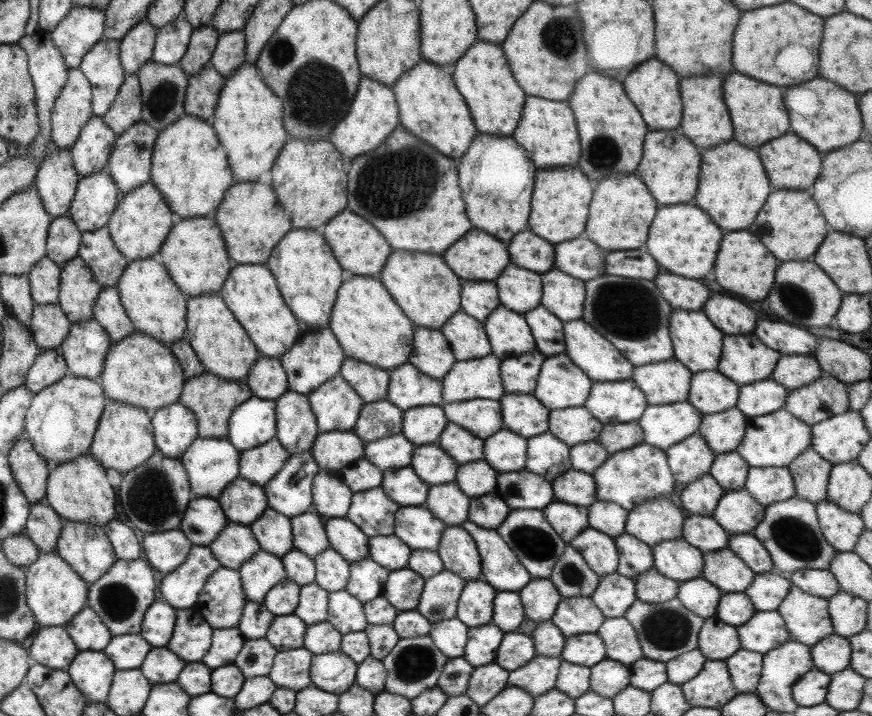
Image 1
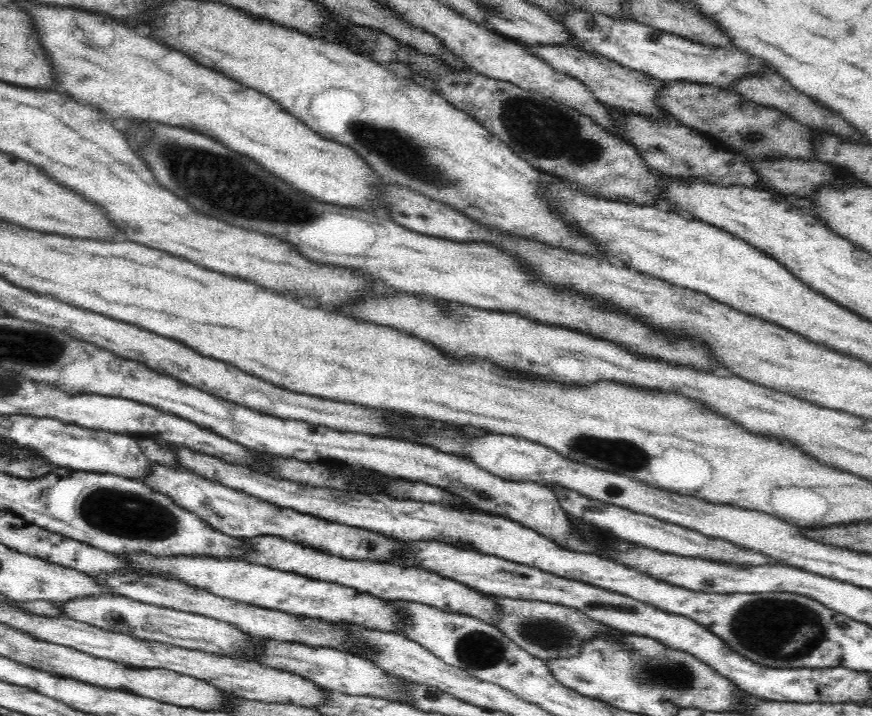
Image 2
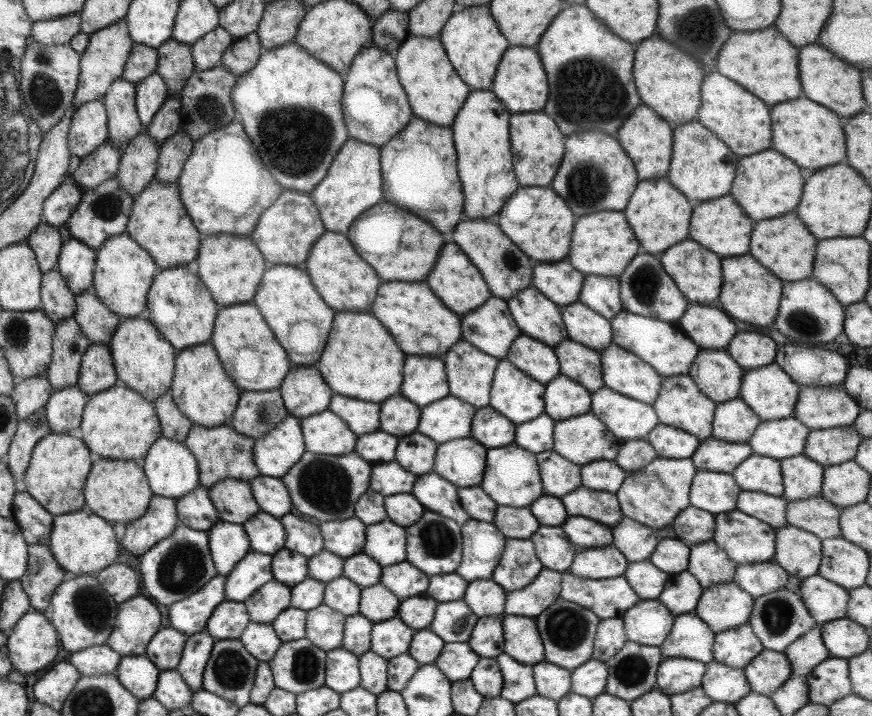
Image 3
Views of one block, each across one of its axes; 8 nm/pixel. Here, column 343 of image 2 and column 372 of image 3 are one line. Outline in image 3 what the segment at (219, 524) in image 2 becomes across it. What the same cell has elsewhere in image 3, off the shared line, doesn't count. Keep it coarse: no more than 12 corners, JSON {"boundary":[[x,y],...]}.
{"boundary":[[365,526],[361,552],[379,566],[406,561],[405,528]]}

